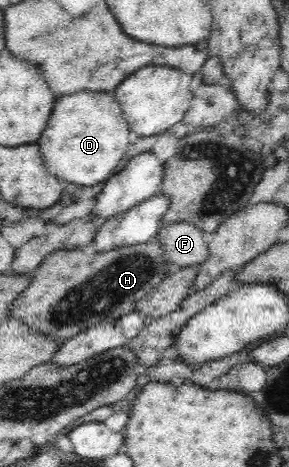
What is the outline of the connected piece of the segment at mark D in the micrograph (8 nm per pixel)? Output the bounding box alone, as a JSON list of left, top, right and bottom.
[40,91,134,186]

